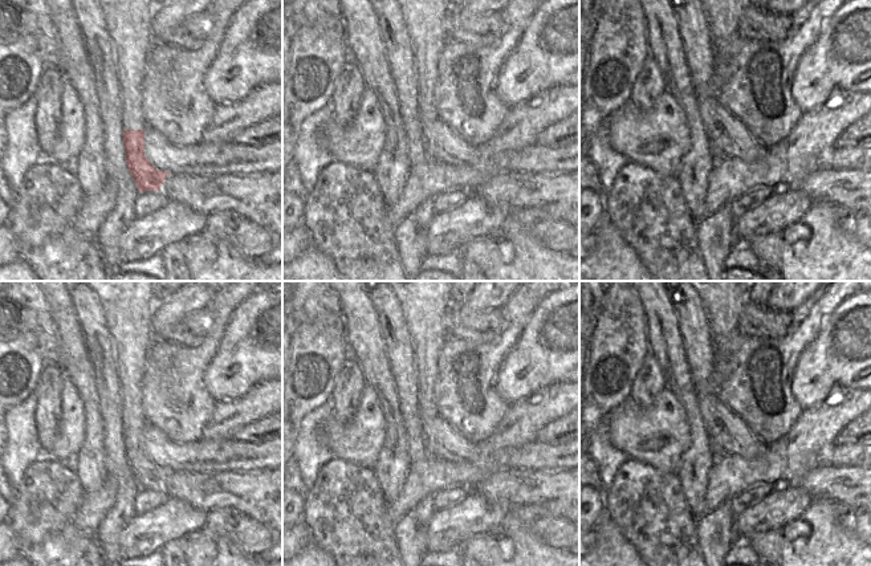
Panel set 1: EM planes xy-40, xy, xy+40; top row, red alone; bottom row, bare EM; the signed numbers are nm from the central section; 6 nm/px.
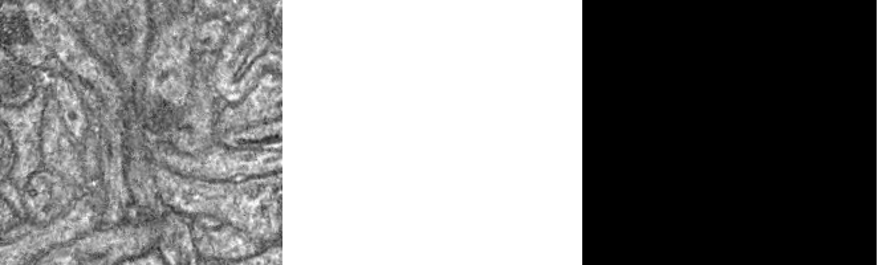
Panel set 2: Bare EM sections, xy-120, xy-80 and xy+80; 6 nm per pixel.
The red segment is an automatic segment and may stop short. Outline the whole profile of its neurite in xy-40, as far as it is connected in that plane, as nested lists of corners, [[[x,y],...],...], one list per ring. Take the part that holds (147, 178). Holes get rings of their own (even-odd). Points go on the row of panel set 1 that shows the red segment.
[[[98,0],[105,15],[105,25],[113,41],[118,86],[121,89],[121,118],[123,121],[123,147],[129,171],[139,190],[160,191],[160,187],[170,172],[156,170],[145,155],[145,130],[147,123],[142,115],[142,81],[147,65],[147,54],[152,46],[150,25],[155,12],[154,0]]]

